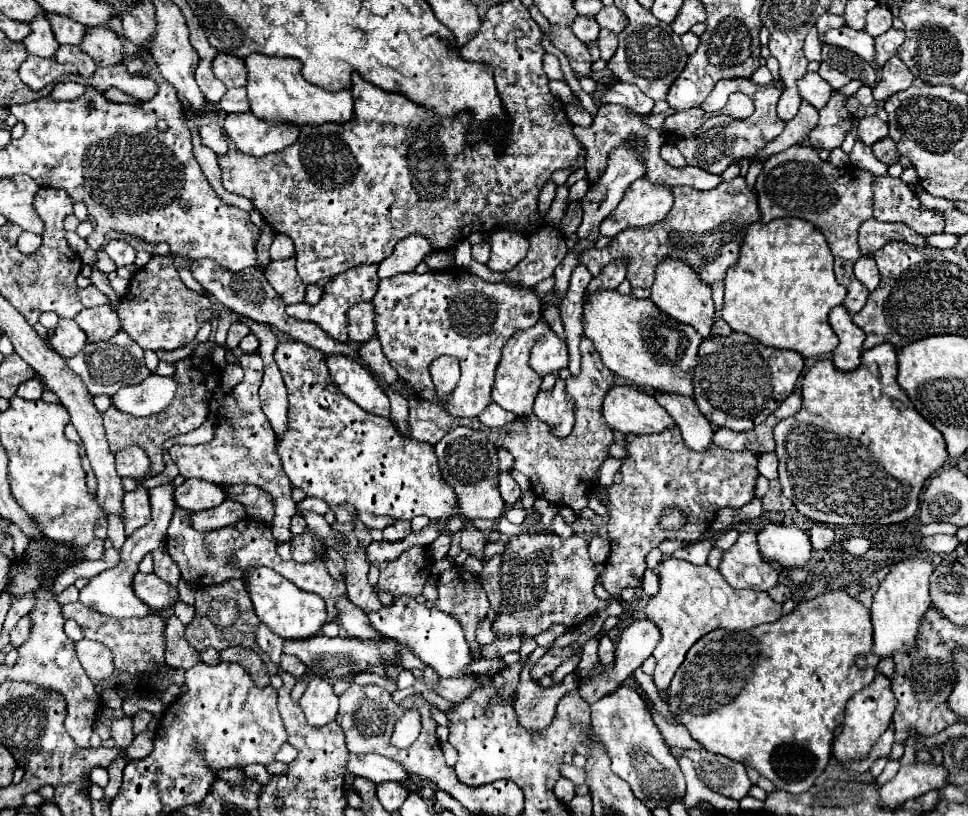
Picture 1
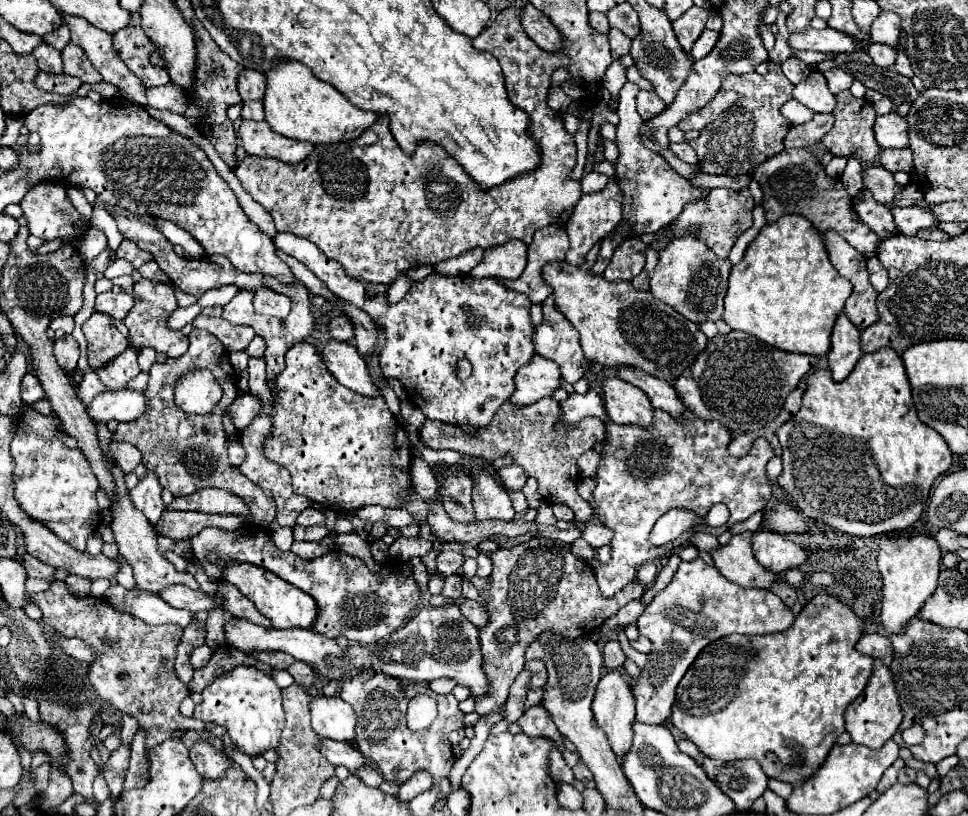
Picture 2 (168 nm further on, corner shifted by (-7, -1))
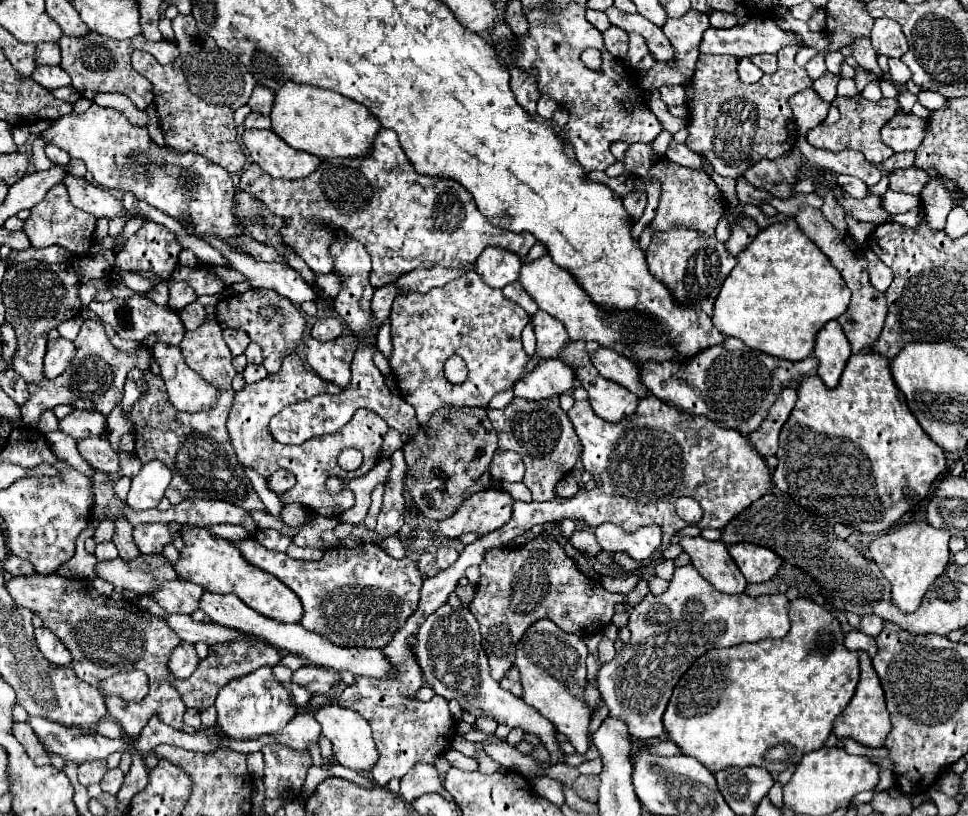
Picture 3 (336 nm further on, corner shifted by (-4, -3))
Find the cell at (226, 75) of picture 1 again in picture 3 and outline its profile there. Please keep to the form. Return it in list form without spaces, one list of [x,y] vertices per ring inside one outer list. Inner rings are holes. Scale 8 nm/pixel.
[[[257,85],[253,89],[253,95],[249,99],[249,107],[257,113],[263,113],[263,115],[269,115],[269,107],[273,105],[273,91],[269,91],[267,87],[261,87]]]

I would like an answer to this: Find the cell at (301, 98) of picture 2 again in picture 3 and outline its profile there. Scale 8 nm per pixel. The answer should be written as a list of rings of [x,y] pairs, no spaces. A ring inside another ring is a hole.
[[[289,81],[275,91],[275,101],[271,107],[271,129],[293,149],[325,159],[367,155],[373,143],[373,135],[377,135],[381,125],[365,105],[353,103],[353,99],[345,99],[343,95],[319,87]]]

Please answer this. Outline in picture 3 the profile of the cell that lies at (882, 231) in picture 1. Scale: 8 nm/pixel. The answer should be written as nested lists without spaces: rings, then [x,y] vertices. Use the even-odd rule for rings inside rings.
[[[837,175],[837,185],[843,187],[855,199],[865,199],[869,195],[869,187],[861,183],[861,179],[853,179],[849,175]]]

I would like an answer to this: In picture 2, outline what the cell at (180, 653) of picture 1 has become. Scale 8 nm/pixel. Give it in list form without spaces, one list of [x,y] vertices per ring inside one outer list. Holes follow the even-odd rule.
[[[198,647],[198,649],[192,653],[192,657],[190,657],[190,663],[192,663],[192,667],[194,667],[194,669],[200,669],[200,667],[204,667],[204,665],[208,663],[210,655],[212,655],[210,647]]]

